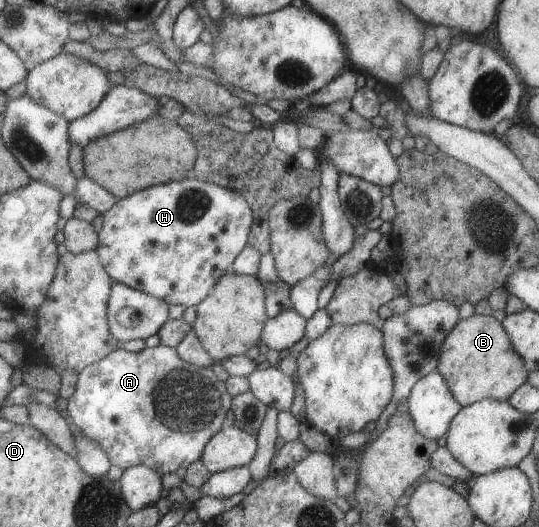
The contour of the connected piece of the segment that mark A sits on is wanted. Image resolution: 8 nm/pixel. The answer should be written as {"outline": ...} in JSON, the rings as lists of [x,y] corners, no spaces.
{"outline":[[[159,345],[155,347],[145,347],[139,352],[126,351],[123,348],[117,348],[105,358],[86,366],[79,374],[76,382],[76,389],[73,396],[68,400],[68,407],[65,415],[68,416],[70,422],[75,423],[84,433],[85,437],[89,437],[93,442],[96,442],[109,457],[110,464],[119,466],[123,470],[135,465],[145,465],[153,470],[156,470],[160,475],[165,473],[175,473],[178,468],[187,468],[190,464],[202,458],[204,448],[210,438],[213,438],[217,431],[220,431],[225,423],[225,416],[232,408],[233,397],[229,394],[226,387],[226,382],[219,380],[211,367],[198,367],[189,364],[183,360],[176,347],[168,347],[167,345]]]}

